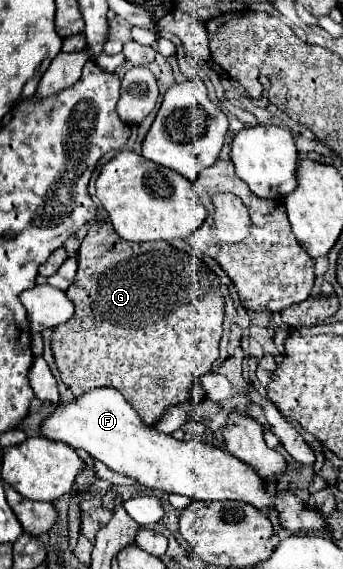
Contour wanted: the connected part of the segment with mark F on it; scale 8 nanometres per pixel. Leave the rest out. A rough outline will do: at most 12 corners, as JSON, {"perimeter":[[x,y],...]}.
{"perimeter":[[114,388],[62,402],[42,434],[138,484],[276,510],[320,510],[228,450],[146,426]]}

